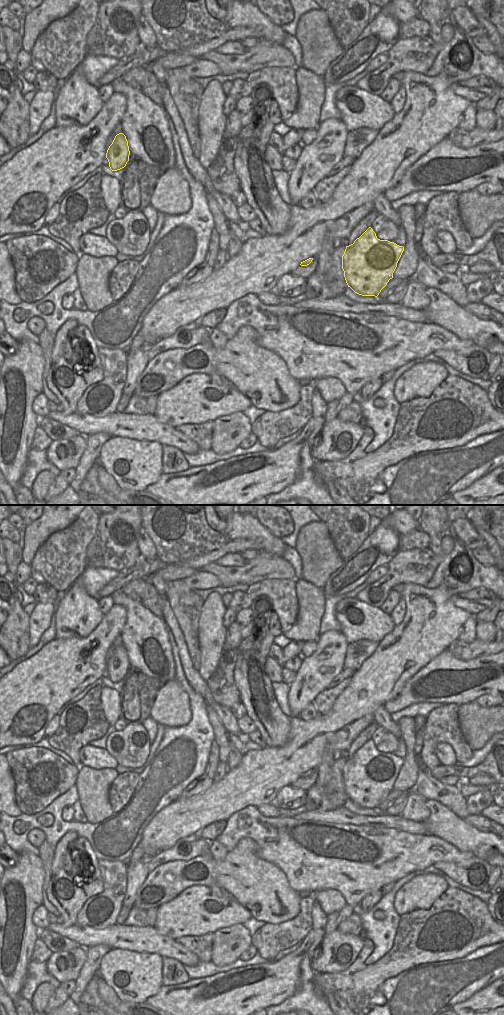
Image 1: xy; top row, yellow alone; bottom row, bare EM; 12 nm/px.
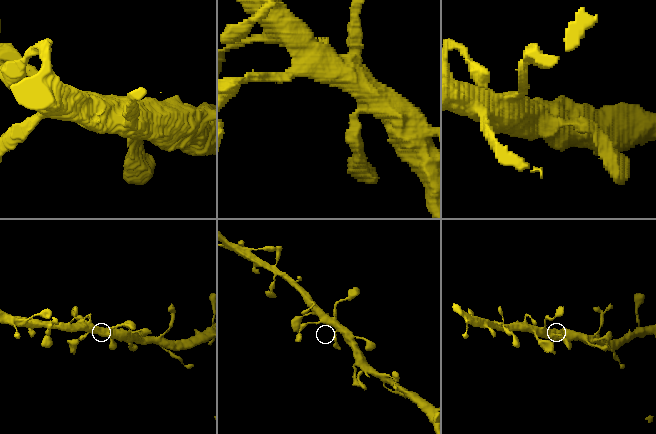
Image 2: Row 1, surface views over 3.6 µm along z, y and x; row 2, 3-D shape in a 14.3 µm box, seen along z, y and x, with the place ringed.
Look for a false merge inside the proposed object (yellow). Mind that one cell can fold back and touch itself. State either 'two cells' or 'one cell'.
one cell

